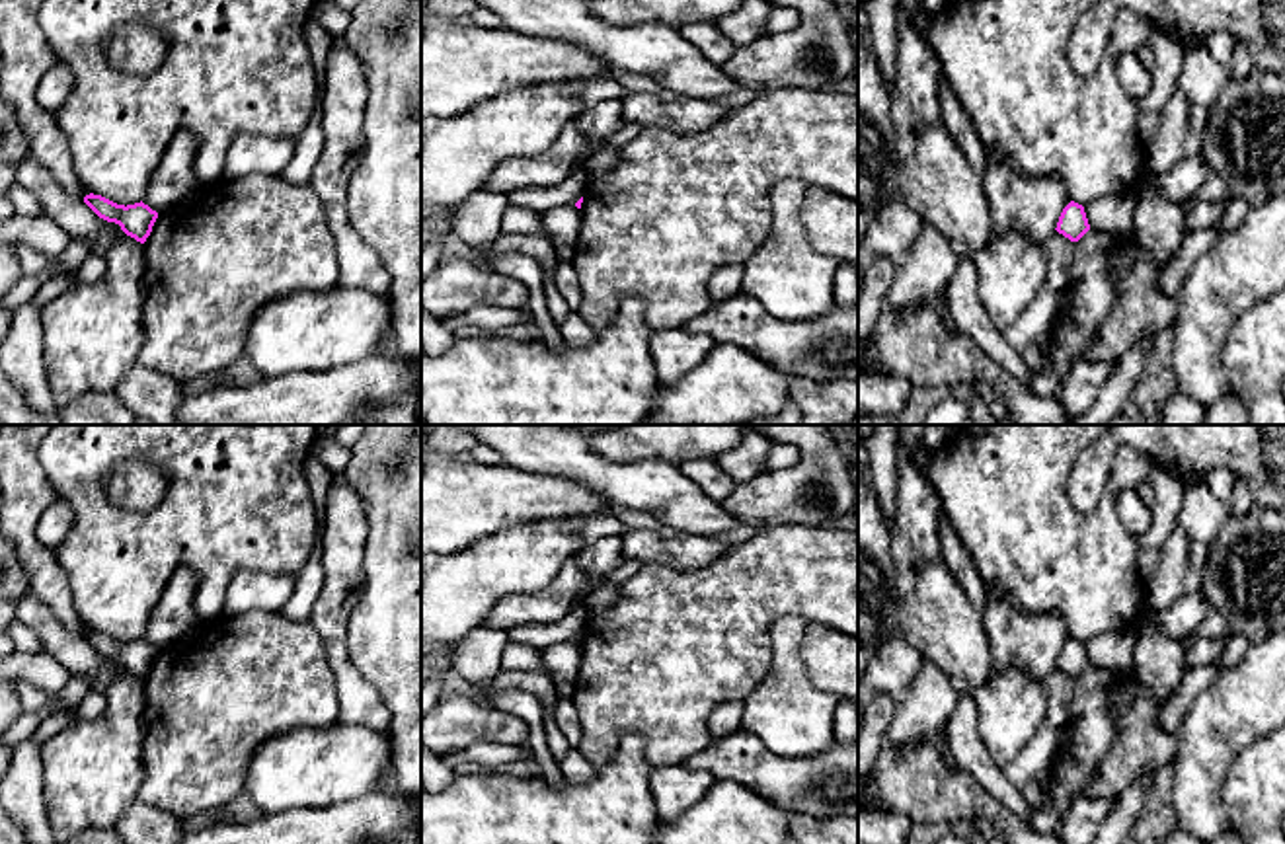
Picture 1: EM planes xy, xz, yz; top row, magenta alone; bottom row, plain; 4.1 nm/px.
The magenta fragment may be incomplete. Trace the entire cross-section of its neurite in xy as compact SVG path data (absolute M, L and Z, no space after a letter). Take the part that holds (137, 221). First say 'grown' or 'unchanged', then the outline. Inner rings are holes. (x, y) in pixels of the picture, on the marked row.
unchanged | M86 195L84 203L103 220L115 222L121 230L135 238L136 242L144 244L152 232L152 226L158 218L158 212L152 211L148 205L135 203L135 205L117 205L101 195Z

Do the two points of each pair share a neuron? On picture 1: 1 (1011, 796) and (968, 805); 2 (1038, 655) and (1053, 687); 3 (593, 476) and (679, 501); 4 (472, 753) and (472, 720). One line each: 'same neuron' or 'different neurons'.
1: different neurons
2: different neurons
3: same neuron
4: different neurons

